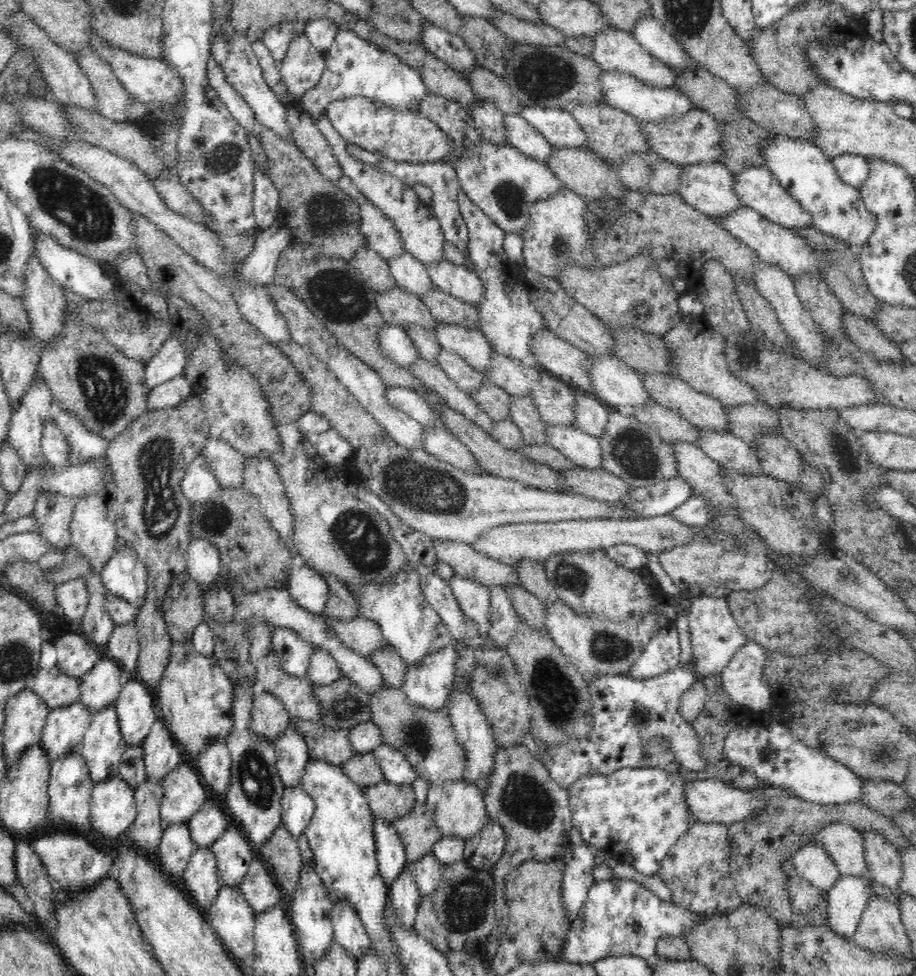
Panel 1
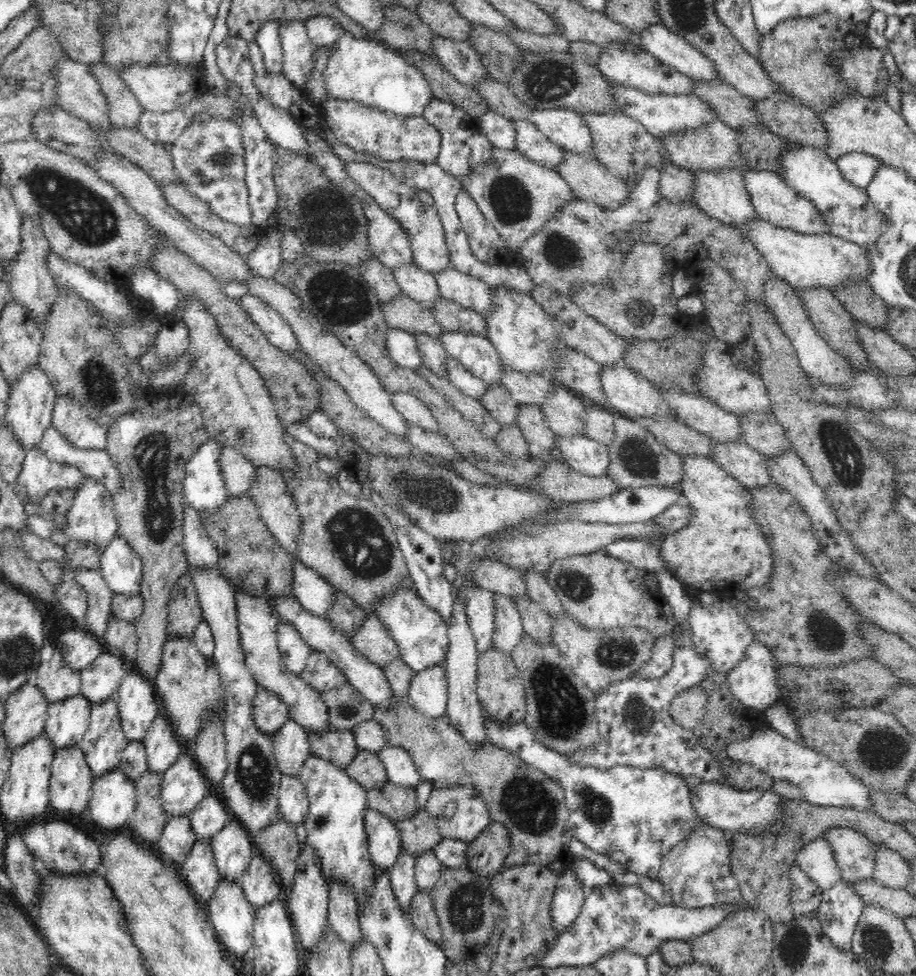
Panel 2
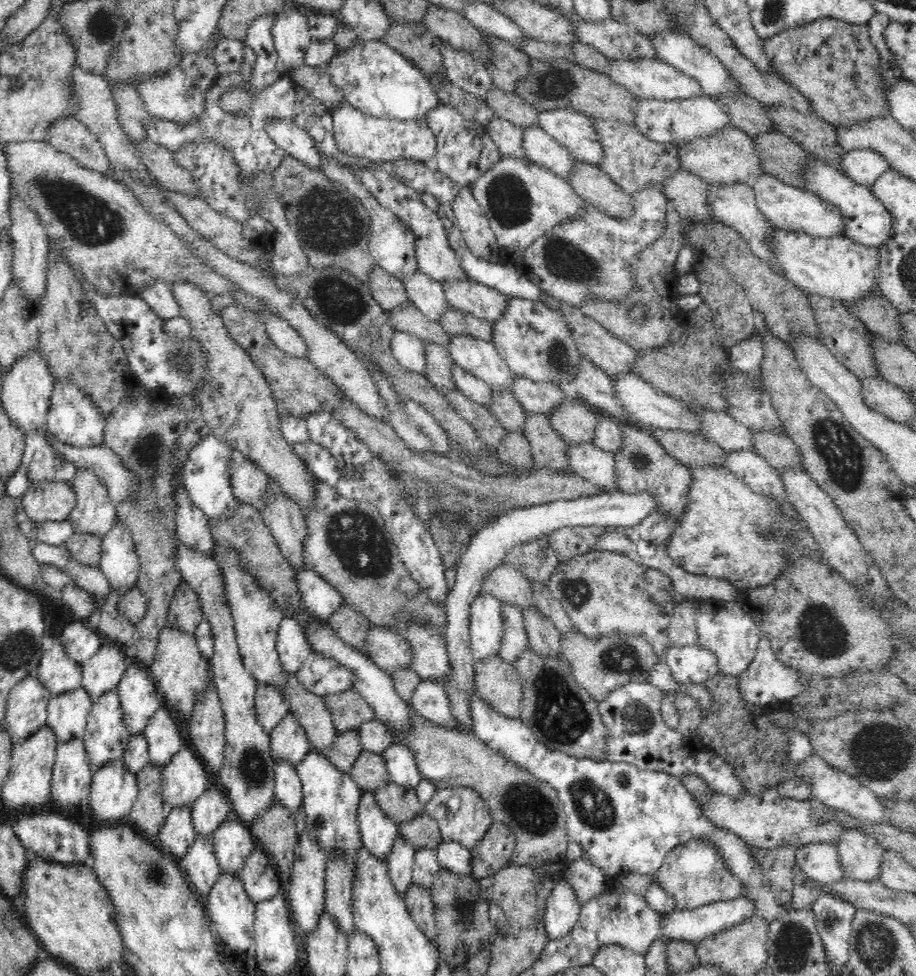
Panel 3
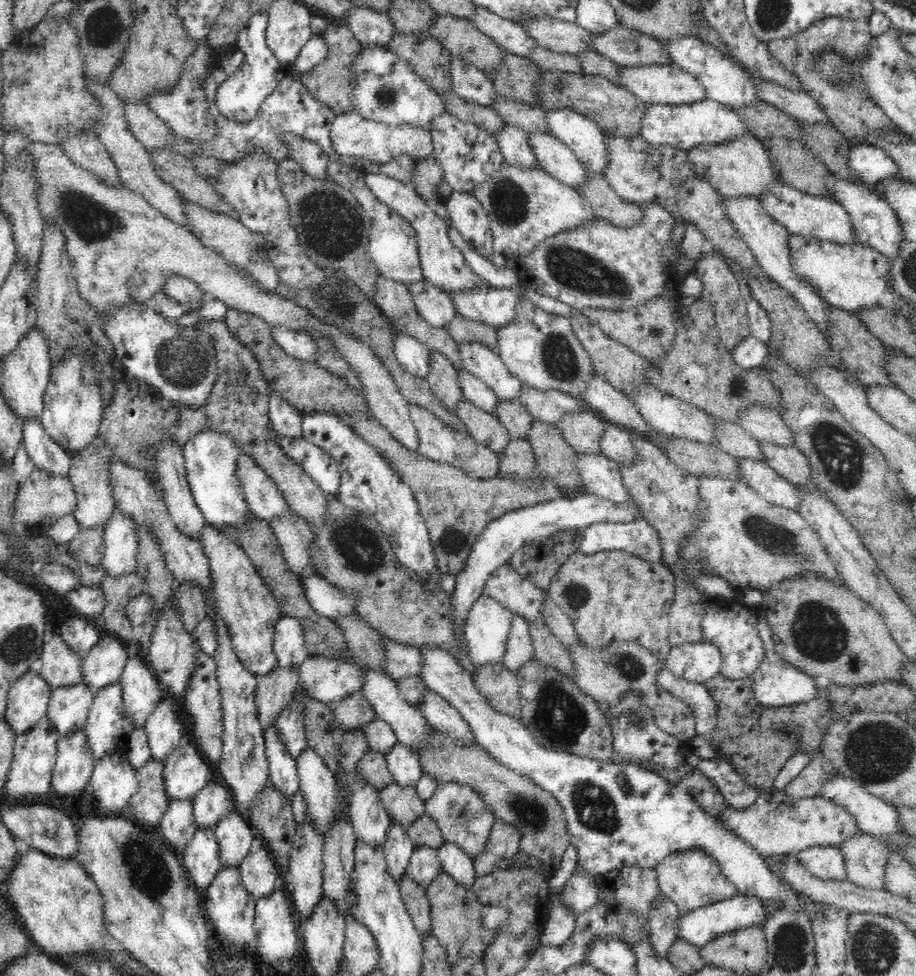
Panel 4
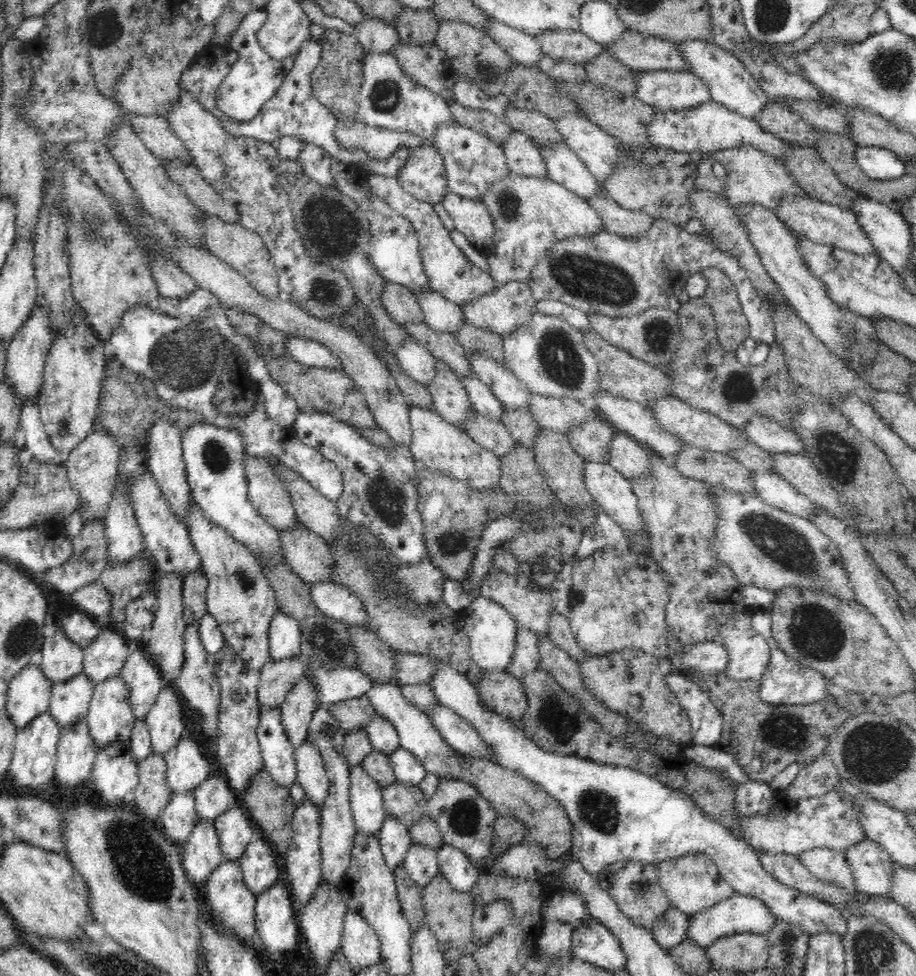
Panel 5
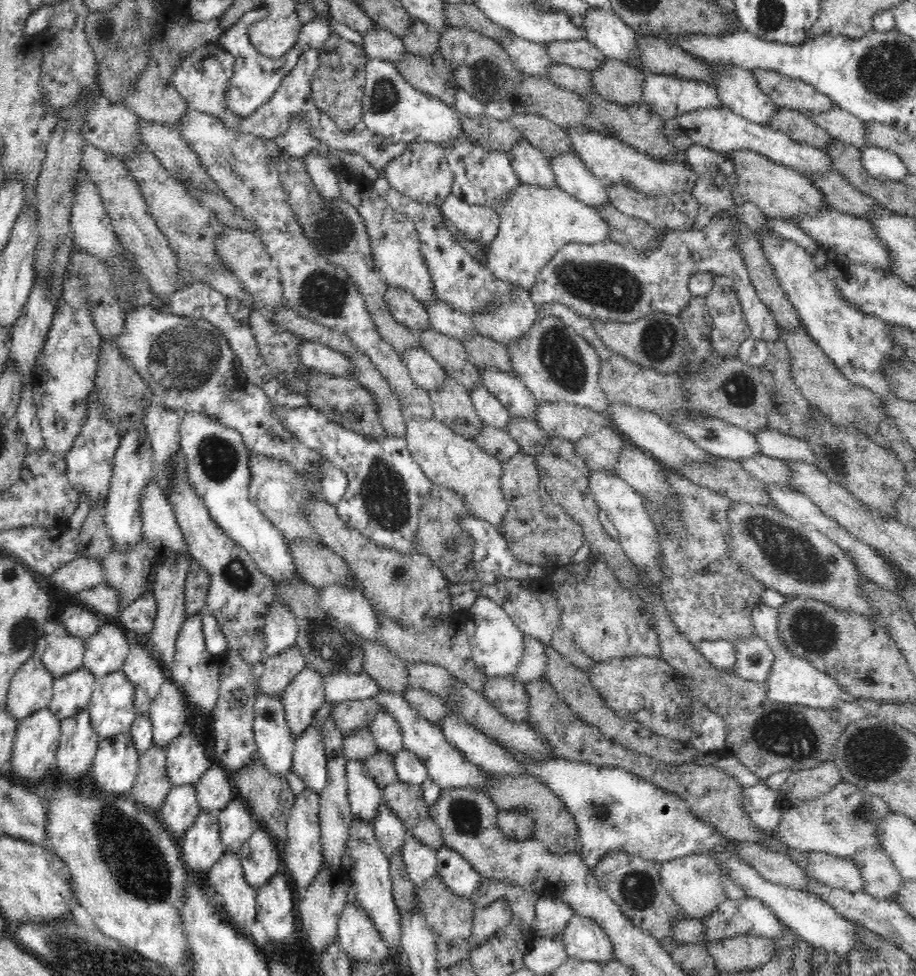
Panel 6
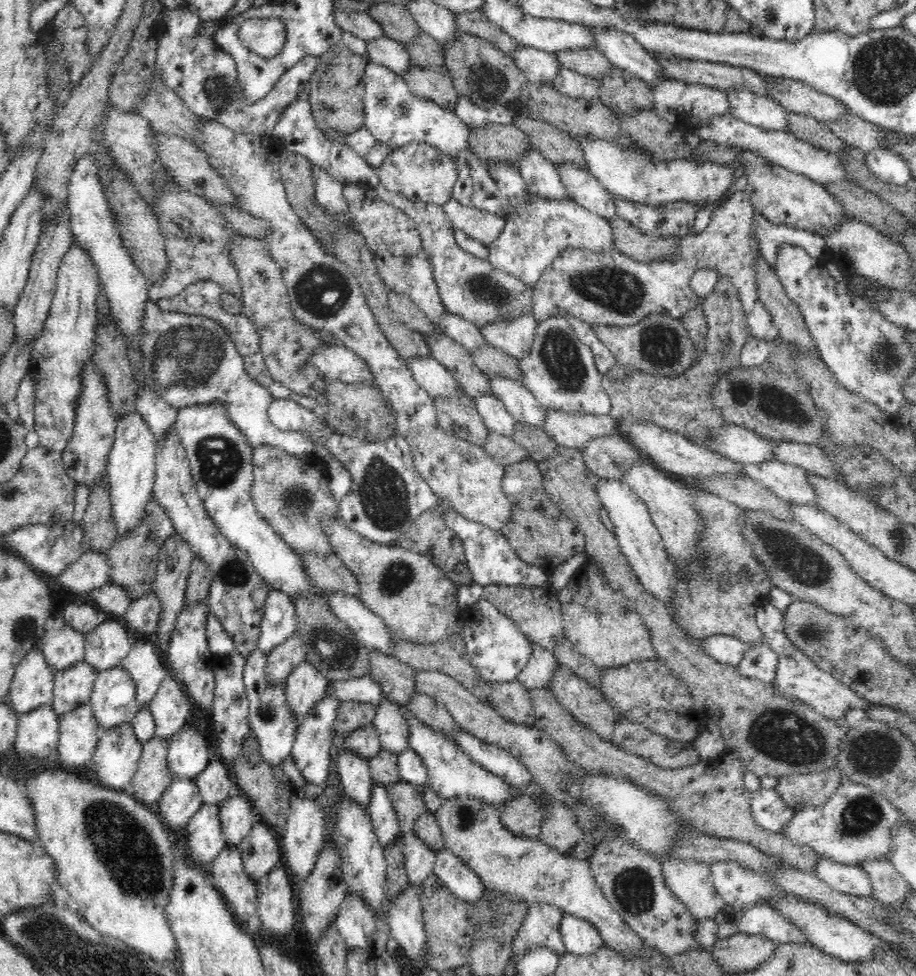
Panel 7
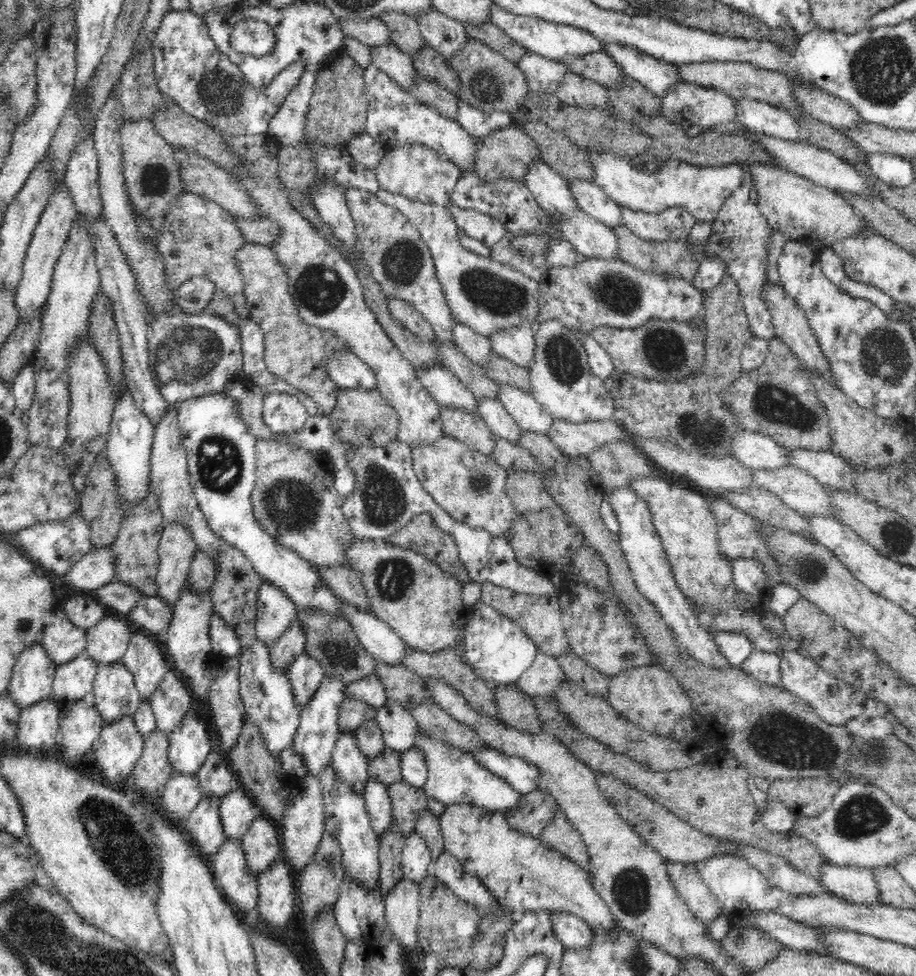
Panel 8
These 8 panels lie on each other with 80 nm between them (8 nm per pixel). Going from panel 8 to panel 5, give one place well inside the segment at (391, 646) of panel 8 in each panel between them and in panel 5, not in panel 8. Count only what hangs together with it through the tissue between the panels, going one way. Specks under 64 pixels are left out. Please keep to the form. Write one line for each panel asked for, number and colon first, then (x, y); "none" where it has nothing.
5: (334, 600)
6: (345, 604)
7: (371, 630)

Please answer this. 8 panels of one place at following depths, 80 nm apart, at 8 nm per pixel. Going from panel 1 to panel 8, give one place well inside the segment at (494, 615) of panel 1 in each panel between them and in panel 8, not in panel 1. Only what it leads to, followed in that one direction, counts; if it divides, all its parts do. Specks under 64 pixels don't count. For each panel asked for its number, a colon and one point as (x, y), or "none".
2: (509, 632)
3: (515, 641)
4: (520, 651)
5: (526, 660)
6: (532, 668)
7: (540, 671)
8: (544, 678)

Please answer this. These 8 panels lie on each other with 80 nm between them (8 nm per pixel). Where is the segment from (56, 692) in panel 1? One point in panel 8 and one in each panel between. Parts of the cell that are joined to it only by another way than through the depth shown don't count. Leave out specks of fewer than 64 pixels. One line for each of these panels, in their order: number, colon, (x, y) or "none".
2: (57, 680)
3: (58, 672)
4: (61, 666)
5: (62, 659)
6: (64, 653)
7: (62, 646)
8: (63, 641)

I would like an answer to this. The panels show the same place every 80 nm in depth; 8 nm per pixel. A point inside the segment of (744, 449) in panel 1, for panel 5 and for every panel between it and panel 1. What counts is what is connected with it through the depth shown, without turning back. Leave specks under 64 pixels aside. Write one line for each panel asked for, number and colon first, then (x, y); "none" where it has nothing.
2: (743, 462)
3: (753, 469)
4: (774, 488)
5: (772, 488)

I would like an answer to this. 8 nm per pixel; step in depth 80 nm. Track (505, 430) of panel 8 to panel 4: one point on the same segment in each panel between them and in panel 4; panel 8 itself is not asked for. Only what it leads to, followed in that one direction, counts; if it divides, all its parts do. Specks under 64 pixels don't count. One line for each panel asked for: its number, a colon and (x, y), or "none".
4: (482, 396)
5: (483, 400)
6: (491, 411)
7: (497, 419)

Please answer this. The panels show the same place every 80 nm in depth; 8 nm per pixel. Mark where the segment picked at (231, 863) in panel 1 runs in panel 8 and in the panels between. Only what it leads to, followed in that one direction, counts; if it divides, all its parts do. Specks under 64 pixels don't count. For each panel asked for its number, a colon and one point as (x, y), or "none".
2: (232, 848)
3: (233, 842)
4: (233, 833)
5: (235, 829)
6: (236, 824)
7: (237, 817)
8: (237, 810)

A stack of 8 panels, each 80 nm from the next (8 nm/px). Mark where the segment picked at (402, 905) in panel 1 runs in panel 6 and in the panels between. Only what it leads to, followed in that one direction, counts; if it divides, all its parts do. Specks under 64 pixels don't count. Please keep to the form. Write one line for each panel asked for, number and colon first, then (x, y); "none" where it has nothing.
2: (402, 875)
3: (400, 860)
4: (397, 848)
5: (394, 838)
6: (389, 830)

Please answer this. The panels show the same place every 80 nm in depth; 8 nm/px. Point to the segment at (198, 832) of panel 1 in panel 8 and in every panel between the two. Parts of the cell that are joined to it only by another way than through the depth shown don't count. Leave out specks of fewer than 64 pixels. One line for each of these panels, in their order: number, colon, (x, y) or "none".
2: (209, 816)
3: (211, 808)
4: (213, 802)
5: (213, 796)
6: (215, 789)
7: (215, 784)
8: (216, 778)

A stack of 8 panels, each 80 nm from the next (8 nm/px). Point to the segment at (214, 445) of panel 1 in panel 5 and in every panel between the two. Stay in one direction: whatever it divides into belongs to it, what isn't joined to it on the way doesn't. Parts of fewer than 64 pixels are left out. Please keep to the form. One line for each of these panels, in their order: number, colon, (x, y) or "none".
2: (238, 472)
3: (249, 483)
4: (265, 500)
5: (266, 491)

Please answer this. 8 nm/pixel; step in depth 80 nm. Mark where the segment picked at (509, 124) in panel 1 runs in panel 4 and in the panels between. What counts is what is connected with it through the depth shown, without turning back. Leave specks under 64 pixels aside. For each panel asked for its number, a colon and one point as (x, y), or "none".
2: (531, 142)
3: (540, 149)
4: (555, 158)

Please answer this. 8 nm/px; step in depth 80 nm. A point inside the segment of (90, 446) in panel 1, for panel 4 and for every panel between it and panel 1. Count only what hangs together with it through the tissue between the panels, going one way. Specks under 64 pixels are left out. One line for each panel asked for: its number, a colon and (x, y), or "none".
2: (69, 417)
3: (73, 419)
4: (73, 409)

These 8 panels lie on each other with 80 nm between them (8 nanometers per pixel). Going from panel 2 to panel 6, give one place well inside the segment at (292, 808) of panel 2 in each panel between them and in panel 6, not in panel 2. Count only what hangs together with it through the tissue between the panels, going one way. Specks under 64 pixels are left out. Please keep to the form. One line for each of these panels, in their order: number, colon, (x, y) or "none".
3: (288, 788)
4: (283, 774)
5: (278, 753)
6: (275, 743)

